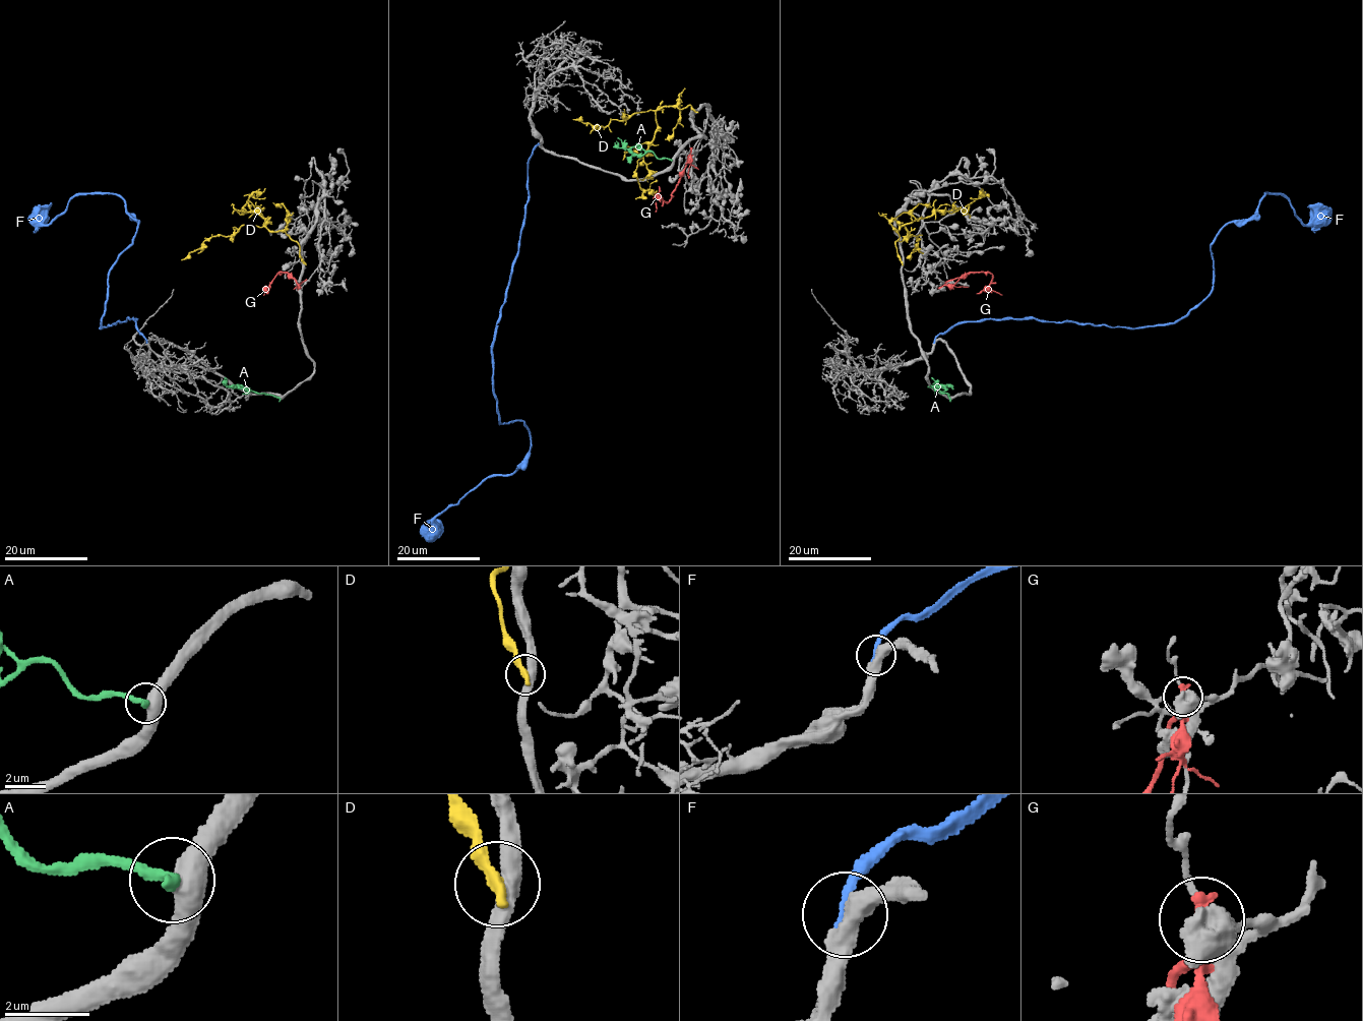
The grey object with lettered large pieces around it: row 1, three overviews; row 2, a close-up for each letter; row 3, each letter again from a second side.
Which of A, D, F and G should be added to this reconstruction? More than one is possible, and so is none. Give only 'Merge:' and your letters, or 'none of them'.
Merge: F

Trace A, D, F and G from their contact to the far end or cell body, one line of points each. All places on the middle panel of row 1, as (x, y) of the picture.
A: (672, 160), (658, 159), (651, 152), (636, 146), (622, 148), (616, 140)
D: (695, 111), (688, 105), (656, 111), (655, 137), (635, 173), (643, 190), (657, 180)
F: (539, 143), (492, 358), (499, 420), (521, 420), (531, 449), (511, 474), (487, 476), (449, 504), (429, 542)
G: (690, 149), (672, 198), (669, 202), (657, 199), (655, 212)

